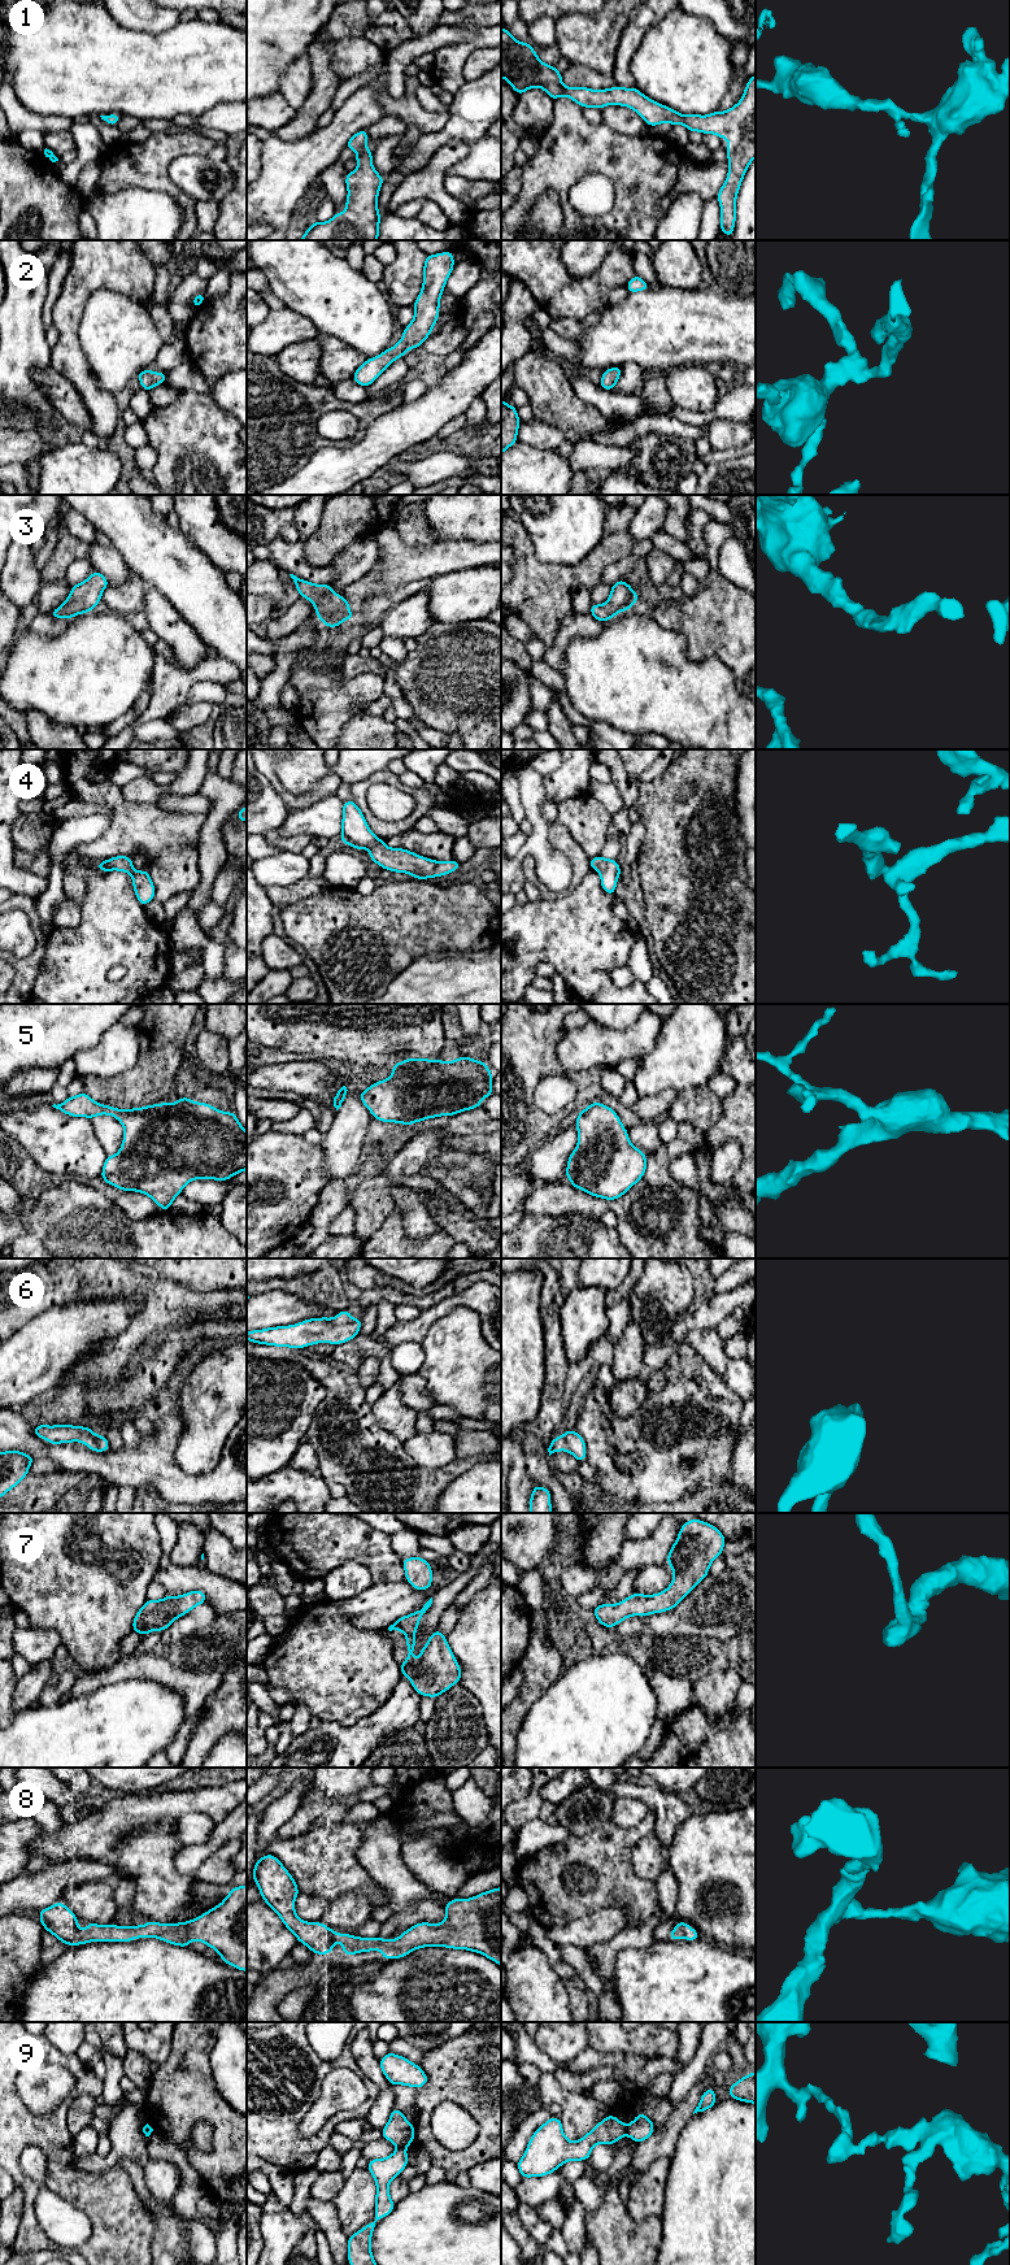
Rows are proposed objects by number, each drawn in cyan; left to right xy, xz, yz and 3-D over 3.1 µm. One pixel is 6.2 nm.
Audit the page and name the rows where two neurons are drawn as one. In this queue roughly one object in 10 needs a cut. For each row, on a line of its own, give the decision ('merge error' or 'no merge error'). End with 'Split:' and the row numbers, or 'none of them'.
1: no merge error
2: no merge error
3: no merge error
4: no merge error
5: no merge error
6: no merge error
7: no merge error
8: no merge error
9: merge error
Split: 9

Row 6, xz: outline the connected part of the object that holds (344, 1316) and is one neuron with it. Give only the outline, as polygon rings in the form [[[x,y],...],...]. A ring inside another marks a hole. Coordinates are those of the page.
[[[348,1309],[335,1318],[309,1318],[289,1326],[266,1327],[247,1333],[247,1340],[288,1348],[305,1348],[312,1344],[341,1344],[360,1334],[362,1318],[353,1320]]]

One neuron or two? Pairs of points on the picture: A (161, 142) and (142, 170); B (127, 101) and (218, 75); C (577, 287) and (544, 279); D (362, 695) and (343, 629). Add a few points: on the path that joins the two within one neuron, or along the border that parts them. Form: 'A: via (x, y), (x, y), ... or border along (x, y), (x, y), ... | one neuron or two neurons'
A: via (161, 148), (146, 164) | one neuron
B: via (149, 79), (153, 75), (196, 75) | one neuron
C: via (569, 287), (552, 286) | one neuron
D: border along (356, 617), (353, 629), (343, 639), (334, 640) | two neurons

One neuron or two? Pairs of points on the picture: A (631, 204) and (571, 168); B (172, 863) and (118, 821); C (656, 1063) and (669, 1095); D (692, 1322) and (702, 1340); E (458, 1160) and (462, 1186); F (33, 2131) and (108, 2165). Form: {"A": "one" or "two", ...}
{"A": "one", "B": "one", "C": "two", "D": "two", "E": "two", "F": "two"}

